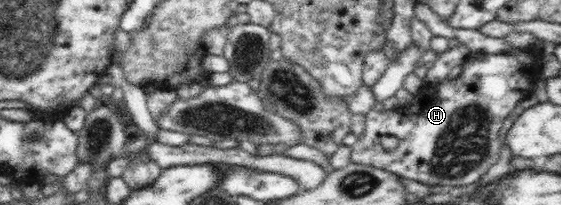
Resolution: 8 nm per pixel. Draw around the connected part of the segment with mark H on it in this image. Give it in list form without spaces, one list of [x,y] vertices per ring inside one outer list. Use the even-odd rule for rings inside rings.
[[[511,49],[504,53],[472,53],[465,60],[461,74],[456,79],[445,79],[439,86],[423,85],[423,88],[414,96],[414,100],[405,107],[399,107],[396,110],[383,110],[382,108],[375,107],[366,114],[364,133],[362,137],[354,138],[356,143],[351,147],[350,160],[353,163],[361,163],[364,165],[373,166],[378,169],[388,170],[393,174],[401,176],[403,179],[409,181],[417,181],[430,186],[444,186],[446,189],[457,186],[467,186],[467,184],[473,184],[477,180],[481,180],[481,177],[493,164],[497,162],[502,147],[502,142],[499,140],[499,133],[501,133],[501,126],[503,122],[506,122],[509,115],[515,110],[517,104],[527,98],[532,92],[534,92],[535,81],[540,78],[539,70],[542,67],[542,56],[539,51],[533,51],[532,49]],[[381,136],[395,136],[398,140],[397,148],[391,151],[385,151],[381,145]]]

